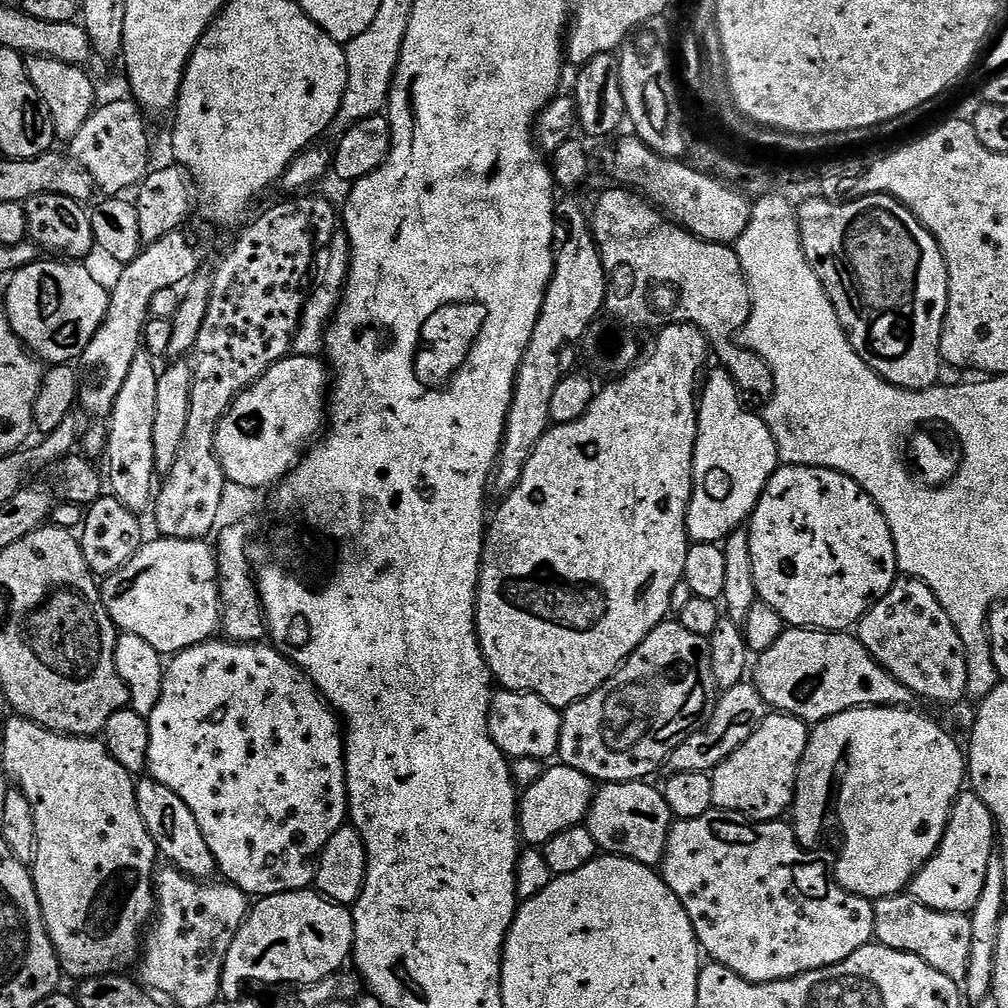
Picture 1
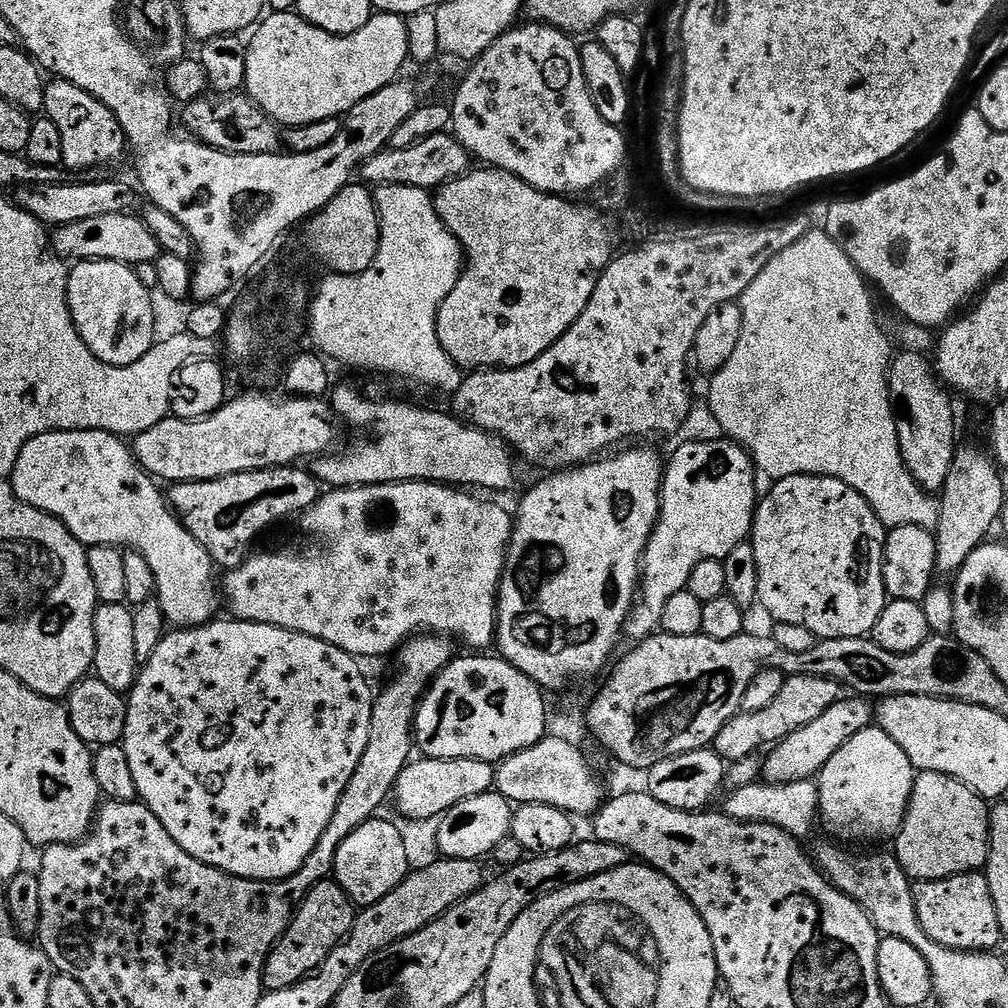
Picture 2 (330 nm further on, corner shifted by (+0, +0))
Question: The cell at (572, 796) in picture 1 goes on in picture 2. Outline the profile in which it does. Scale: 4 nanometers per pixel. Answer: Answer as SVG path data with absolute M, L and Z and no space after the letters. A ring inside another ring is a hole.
M495 790L458 802L458 806L446 810L435 821L436 848L440 851L437 853L450 860L483 861L483 856L490 855L504 839L509 839L513 811L510 801Z

